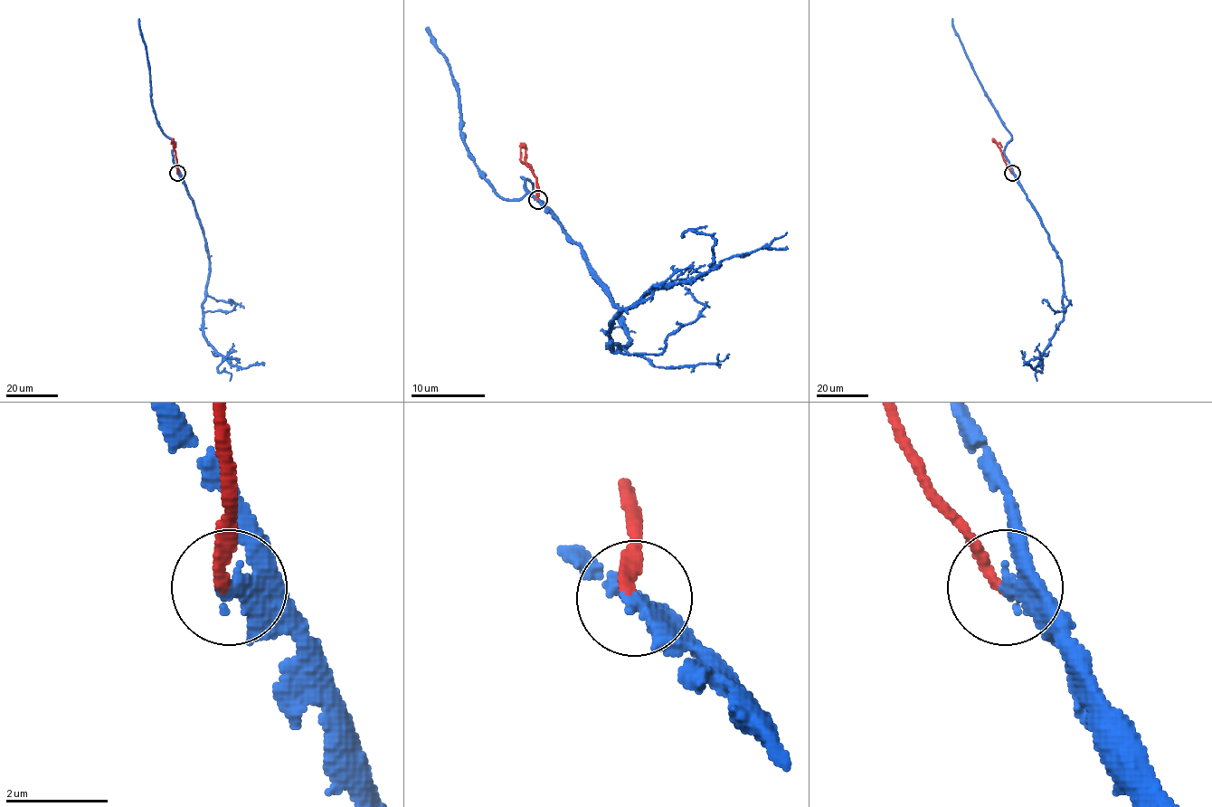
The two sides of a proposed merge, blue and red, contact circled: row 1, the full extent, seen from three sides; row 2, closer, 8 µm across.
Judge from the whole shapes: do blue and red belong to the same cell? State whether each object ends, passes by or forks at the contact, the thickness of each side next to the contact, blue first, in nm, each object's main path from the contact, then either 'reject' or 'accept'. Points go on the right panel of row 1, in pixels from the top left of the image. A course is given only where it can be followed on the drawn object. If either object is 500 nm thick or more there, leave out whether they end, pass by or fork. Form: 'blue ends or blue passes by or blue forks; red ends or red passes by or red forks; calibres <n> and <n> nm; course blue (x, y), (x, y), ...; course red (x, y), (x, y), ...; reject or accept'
blue passes by; red ends; calibres 280 and 200 nm; course blue (1012, 173), (1059, 260), (1064, 288), (1063, 320), (1040, 360), (1026, 362), (1021, 351); course red (1012, 173), (994, 141), (1001, 147); accept

